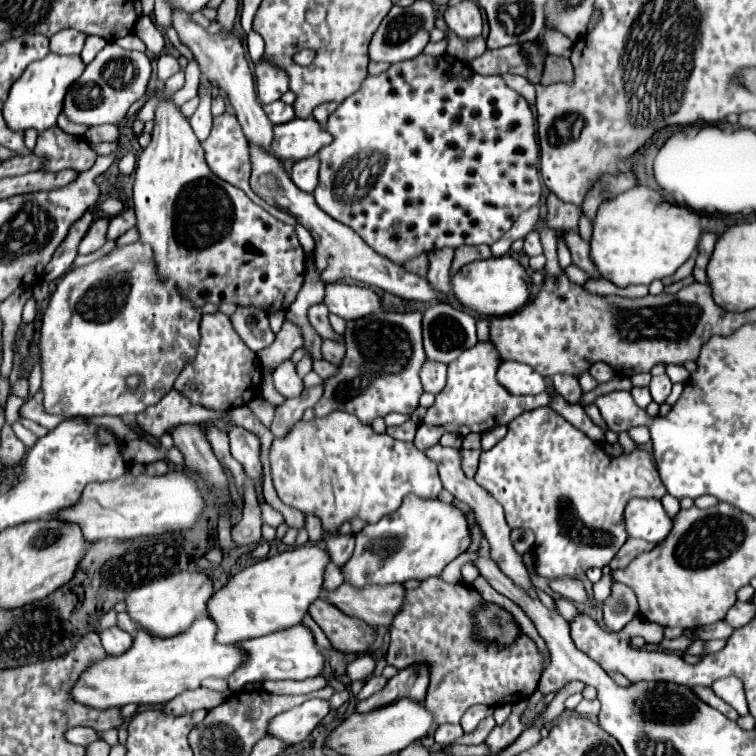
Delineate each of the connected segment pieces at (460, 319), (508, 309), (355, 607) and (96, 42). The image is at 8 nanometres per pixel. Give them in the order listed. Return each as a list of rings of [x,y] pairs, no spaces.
[[[430,306],[422,318],[424,350],[428,360],[450,364],[464,350],[472,348],[476,338],[476,320],[454,306]]]
[[[502,256],[502,258],[488,258],[488,260],[478,260],[462,268],[452,278],[454,294],[456,298],[468,306],[470,310],[482,314],[482,316],[506,316],[512,312],[518,312],[528,300],[532,292],[532,278],[524,270],[524,266],[514,260],[512,256]]]
[[[344,582],[334,592],[324,592],[324,598],[328,598],[330,604],[372,626],[390,626],[396,612],[402,608],[404,596],[406,588],[402,584],[388,584],[384,588],[368,586],[356,590]]]
[[[88,36],[88,38],[86,38],[86,44],[84,44],[84,50],[82,50],[82,54],[80,54],[80,56],[82,56],[82,62],[84,62],[84,64],[90,64],[104,46],[106,46],[106,40],[102,40],[102,38],[98,38],[98,36]]]

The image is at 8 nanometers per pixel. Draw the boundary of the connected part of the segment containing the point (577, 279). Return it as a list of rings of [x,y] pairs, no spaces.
[[[570,264],[566,270],[564,270],[564,274],[568,276],[568,280],[572,280],[574,284],[584,284],[586,280],[588,280],[588,274],[586,272],[582,272],[580,268],[576,268],[574,264]]]

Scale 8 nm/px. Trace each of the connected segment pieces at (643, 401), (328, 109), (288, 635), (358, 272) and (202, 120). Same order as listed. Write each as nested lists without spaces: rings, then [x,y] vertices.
[[[632,388],[630,392],[632,392],[634,402],[636,402],[640,408],[646,408],[646,406],[652,402],[652,396],[650,396],[648,388]]]
[[[322,104],[322,106],[318,106],[318,108],[312,112],[314,120],[318,120],[318,122],[324,126],[326,120],[328,120],[328,116],[336,110],[336,106],[338,106],[338,104]]]
[[[296,624],[288,630],[278,630],[260,638],[250,638],[240,644],[248,652],[248,660],[228,678],[228,687],[232,693],[241,691],[250,682],[314,678],[322,674],[326,664],[326,656],[318,650],[312,630],[306,628],[304,624]]]
[[[250,144],[250,160],[252,160],[252,176],[250,176],[250,186],[252,190],[268,204],[276,204],[278,208],[290,212],[314,238],[316,242],[316,270],[322,278],[322,282],[340,282],[340,280],[356,280],[368,286],[382,288],[384,292],[390,292],[394,296],[400,296],[404,300],[414,300],[414,302],[436,302],[444,300],[440,292],[436,292],[426,278],[416,276],[414,272],[404,270],[400,264],[380,256],[374,252],[374,248],[368,248],[364,240],[348,226],[340,224],[338,220],[332,220],[324,210],[318,208],[316,200],[312,194],[300,192],[284,170],[284,164],[276,160],[272,154],[266,154],[260,146]]]
[[[198,90],[198,96],[200,96],[200,106],[192,114],[190,126],[192,126],[194,134],[196,134],[196,138],[200,142],[204,142],[208,138],[210,128],[212,128],[212,114],[210,114],[210,100],[212,100],[212,96],[206,90]]]

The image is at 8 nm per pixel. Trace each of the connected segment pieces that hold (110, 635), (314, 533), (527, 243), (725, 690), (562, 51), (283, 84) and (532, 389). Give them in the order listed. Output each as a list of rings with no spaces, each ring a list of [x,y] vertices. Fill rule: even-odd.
[[[116,626],[108,628],[108,630],[102,630],[100,632],[100,640],[102,640],[102,646],[104,650],[110,654],[110,656],[118,656],[118,654],[124,654],[130,646],[132,646],[132,636]]]
[[[306,514],[306,530],[308,530],[308,536],[310,536],[310,542],[320,542],[322,536],[322,524],[320,524],[320,518],[314,516],[314,514]]]
[[[530,232],[524,240],[524,252],[528,256],[538,256],[538,254],[544,254],[544,248],[542,248],[542,242],[540,242],[540,234],[538,232]]]
[[[722,678],[712,684],[712,690],[716,696],[720,696],[724,702],[728,702],[740,716],[748,714],[746,696],[744,696],[744,684],[738,678]]]
[[[546,28],[544,44],[548,46],[550,54],[558,54],[558,56],[564,56],[564,58],[570,56],[572,42],[562,32],[556,32],[556,28]]]
[[[262,58],[262,62],[256,66],[256,92],[258,92],[260,104],[266,106],[266,104],[272,104],[274,100],[280,100],[280,96],[286,90],[288,90],[288,78],[284,76],[284,72],[280,72],[278,68],[272,68]]]
[[[502,362],[498,368],[498,380],[514,396],[520,394],[542,394],[548,388],[548,382],[538,372],[532,372],[528,364],[520,362]]]

